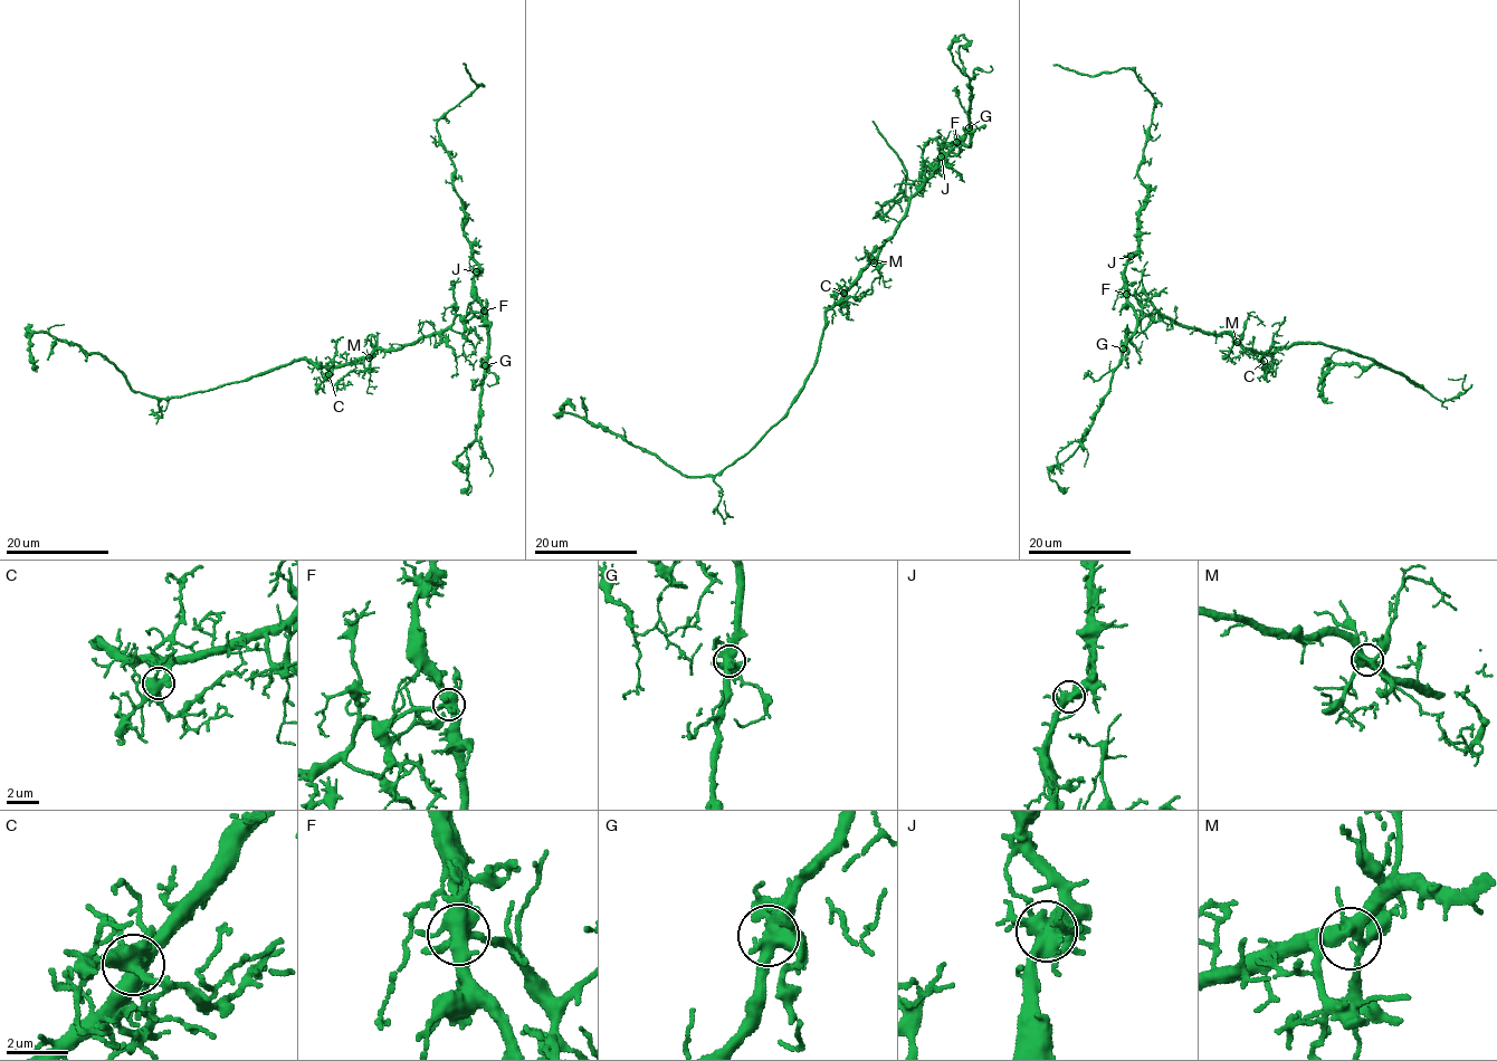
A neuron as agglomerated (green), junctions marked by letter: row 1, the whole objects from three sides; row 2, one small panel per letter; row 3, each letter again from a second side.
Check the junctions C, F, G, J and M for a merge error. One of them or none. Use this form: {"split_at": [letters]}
{"split_at": ["F"]}

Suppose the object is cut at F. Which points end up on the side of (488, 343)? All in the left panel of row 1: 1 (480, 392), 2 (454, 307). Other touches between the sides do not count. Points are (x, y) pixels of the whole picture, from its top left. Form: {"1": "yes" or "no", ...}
{"1": "yes", "2": "no"}

